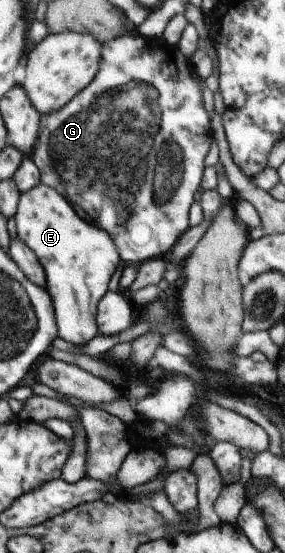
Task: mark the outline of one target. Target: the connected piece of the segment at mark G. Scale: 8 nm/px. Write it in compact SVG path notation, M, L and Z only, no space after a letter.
M128 33L104 44L100 71L96 79L78 96L50 115L41 119L41 134L34 145L31 158L41 171L41 183L52 186L63 194L87 221L102 225L115 238L120 257L126 265L139 266L144 262L166 257L180 238L191 228L191 209L196 201L196 193L202 185L202 175L206 169L206 155L215 140L210 114L204 109L205 80L196 75L196 61L181 55L176 44L168 45L164 37L146 37L140 33Z

